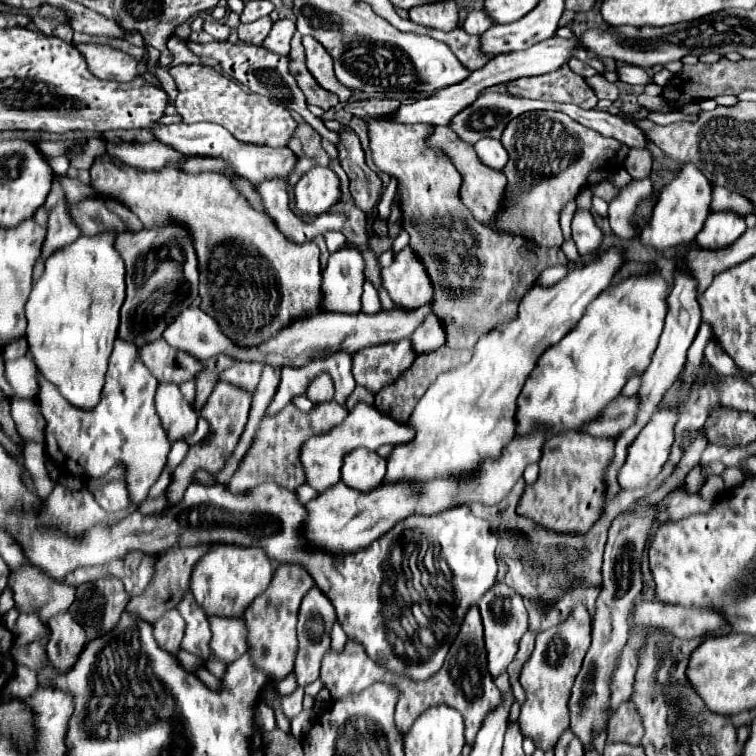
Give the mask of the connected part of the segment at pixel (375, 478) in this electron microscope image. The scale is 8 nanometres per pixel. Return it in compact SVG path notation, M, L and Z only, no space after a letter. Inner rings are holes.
M354 449L344 457L342 481L352 489L368 491L382 483L386 473L386 459L368 449Z

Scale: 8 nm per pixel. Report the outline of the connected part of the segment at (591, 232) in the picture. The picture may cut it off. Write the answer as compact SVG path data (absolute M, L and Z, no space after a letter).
M580 209L572 219L572 239L582 257L596 257L604 243L604 231L596 225L590 211Z

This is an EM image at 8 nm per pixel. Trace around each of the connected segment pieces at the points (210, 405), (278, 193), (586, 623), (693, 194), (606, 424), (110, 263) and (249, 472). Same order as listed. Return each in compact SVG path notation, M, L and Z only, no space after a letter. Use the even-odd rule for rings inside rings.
M216 383L212 395L208 397L206 405L202 407L202 417L210 423L210 431L214 433L214 437L208 443L192 445L186 459L176 467L176 471L172 473L172 485L168 491L168 505L174 505L180 501L180 497L186 491L186 487L190 485L190 479L192 479L196 469L206 469L212 475L222 469L222 465L226 463L226 459L234 451L234 447L236 447L236 443L244 431L244 425L246 425L244 417L248 417L248 409L250 409L248 399L250 399L250 395L244 393L242 389L232 387L230 383Z
M272 179L258 185L258 191L262 195L264 207L278 225L278 229L296 243L312 241L316 235L322 235L330 229L342 231L348 217L344 213L326 213L320 217L314 215L300 215L290 207L290 197L286 193L286 181L284 179Z
M576 605L570 617L552 629L542 631L536 637L536 647L528 661L522 665L520 671L520 685L524 689L524 705L520 711L520 731L524 737L530 737L534 745L542 751L554 749L560 733L568 729L568 699L570 689L574 683L574 677L580 671L584 653L590 645L590 629L592 629L592 617L588 615L584 605Z
M684 165L682 171L670 181L658 195L658 201L652 209L650 221L644 225L640 233L640 243L644 247L654 247L656 251L664 251L668 247L688 243L702 229L706 215L710 213L710 181L700 173L694 165Z
M636 393L630 397L620 395L616 397L616 401L612 401L612 405L608 405L600 413L596 421L588 423L584 429L596 437L616 437L618 433L628 429L628 425L632 425L634 419L636 419Z
M102 231L92 237L80 235L72 245L54 251L46 259L46 269L40 281L32 287L32 293L26 301L26 339L28 351L34 357L36 367L42 375L58 387L58 391L72 403L82 409L92 409L100 401L100 391L104 387L104 375L108 367L108 357L112 353L112 345L118 331L120 321L120 307L124 303L124 277L126 267L120 251L114 247L118 233L116 231Z
M336 401L314 403L314 407L308 413L284 407L278 415L266 417L260 423L260 429L256 431L256 441L252 441L252 449L248 449L244 461L238 465L236 473L232 475L228 489L232 493L242 493L246 489L252 489L252 487L264 483L264 481L278 483L286 489L296 489L298 485L302 485L306 481L300 459L298 459L300 445L310 435L318 435L318 433L324 433L324 431L340 425L340 421L344 421L344 417L346 417L346 407L338 405Z

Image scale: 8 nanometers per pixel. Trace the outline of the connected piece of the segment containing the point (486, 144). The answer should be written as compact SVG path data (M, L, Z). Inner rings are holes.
M486 137L486 139L480 139L476 145L474 145L480 161L492 169L502 169L508 161L508 153L506 149L502 147L502 143L498 139L492 139L492 137Z

